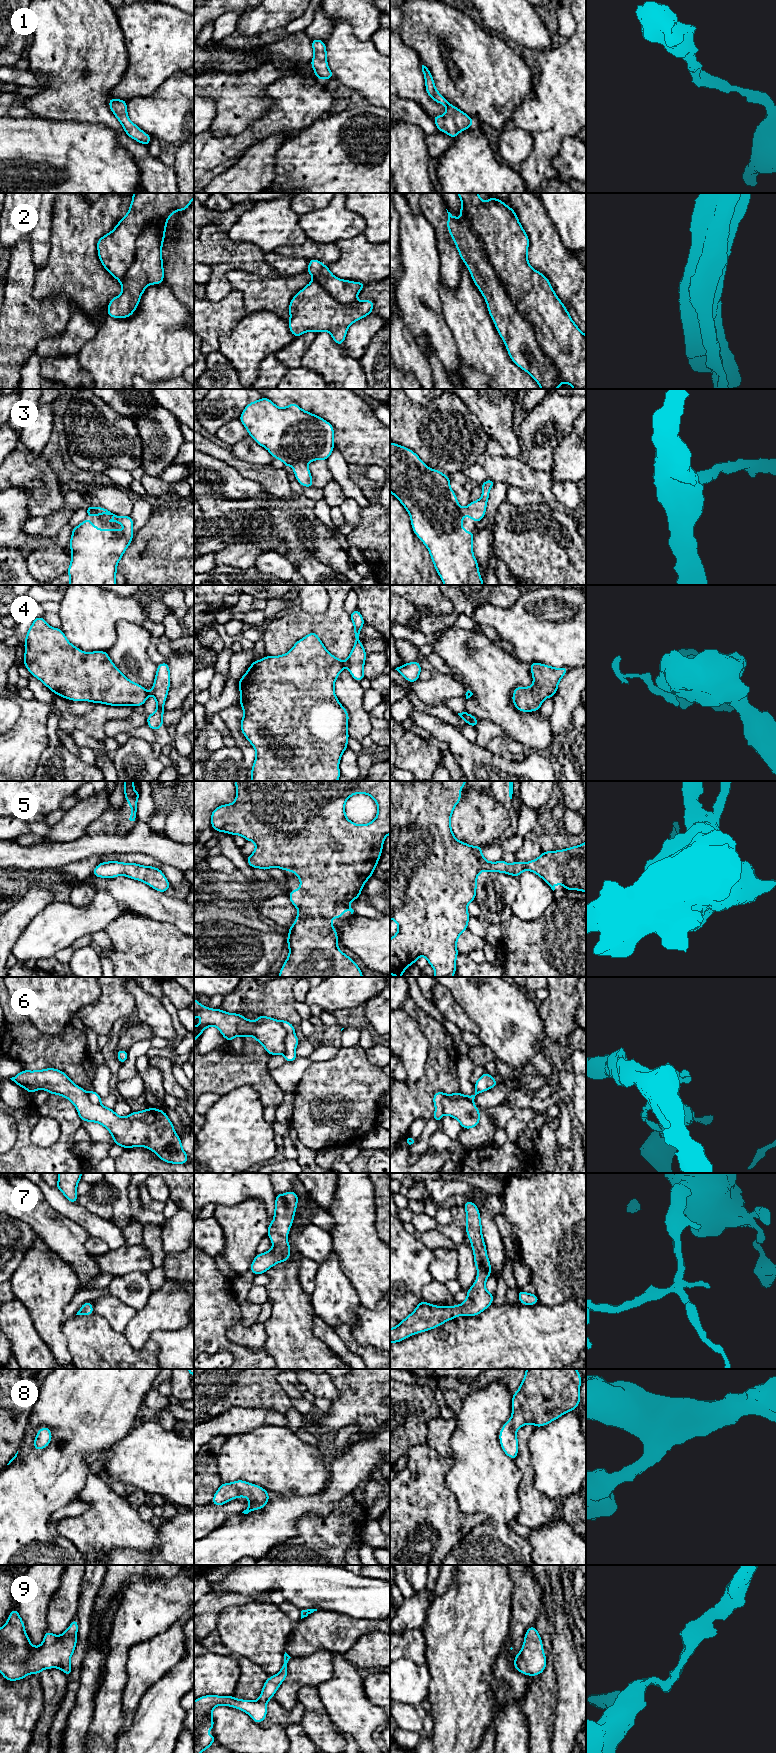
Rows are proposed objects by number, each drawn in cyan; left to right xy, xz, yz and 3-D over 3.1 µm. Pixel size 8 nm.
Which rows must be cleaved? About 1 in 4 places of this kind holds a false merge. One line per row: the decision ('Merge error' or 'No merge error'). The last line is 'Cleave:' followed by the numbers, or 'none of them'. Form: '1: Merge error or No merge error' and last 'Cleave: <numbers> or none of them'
1: No merge error
2: No merge error
3: No merge error
4: Merge error
5: No merge error
6: Merge error
7: No merge error
8: No merge error
9: No merge error
Cleave: 4, 6

